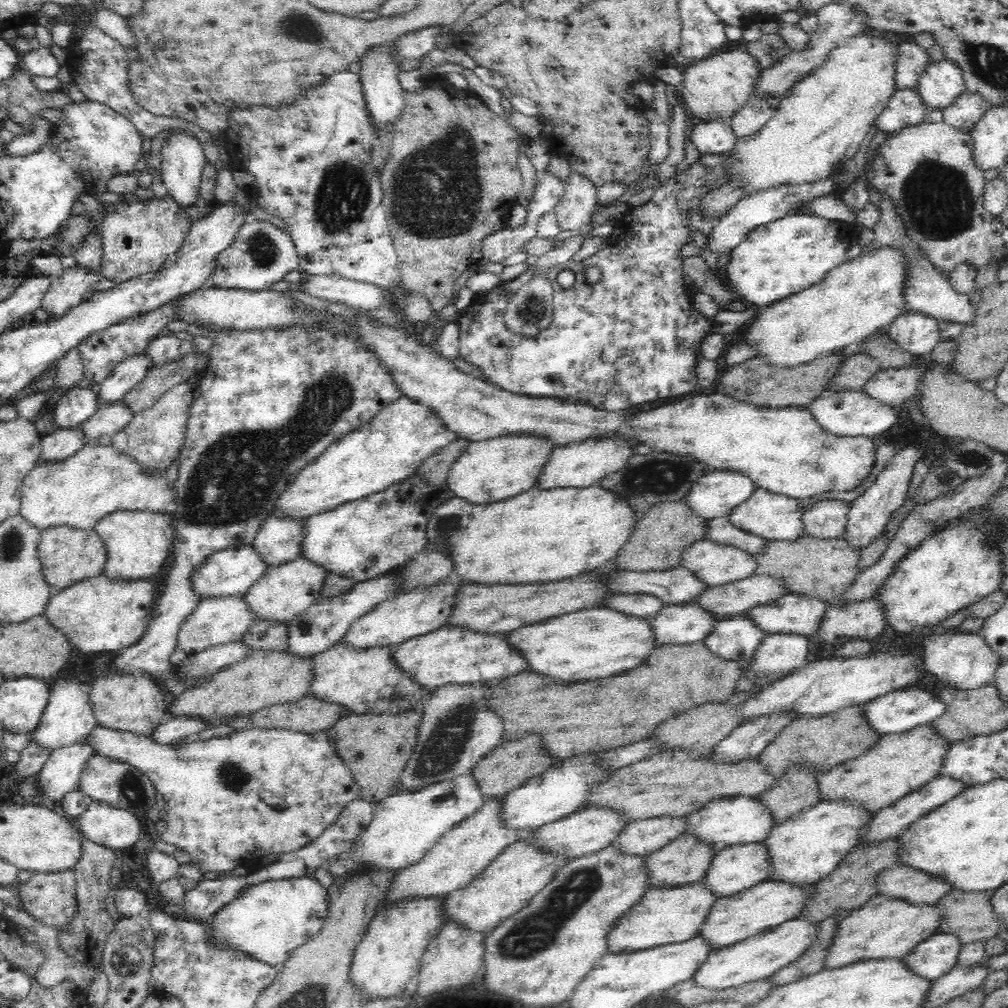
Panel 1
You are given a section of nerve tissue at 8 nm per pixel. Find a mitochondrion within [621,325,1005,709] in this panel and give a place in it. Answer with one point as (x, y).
(970, 458)

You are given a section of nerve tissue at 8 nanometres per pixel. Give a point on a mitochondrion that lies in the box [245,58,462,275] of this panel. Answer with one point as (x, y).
(342, 198)

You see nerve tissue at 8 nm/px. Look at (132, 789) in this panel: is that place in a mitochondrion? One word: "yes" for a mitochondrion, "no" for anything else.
yes

